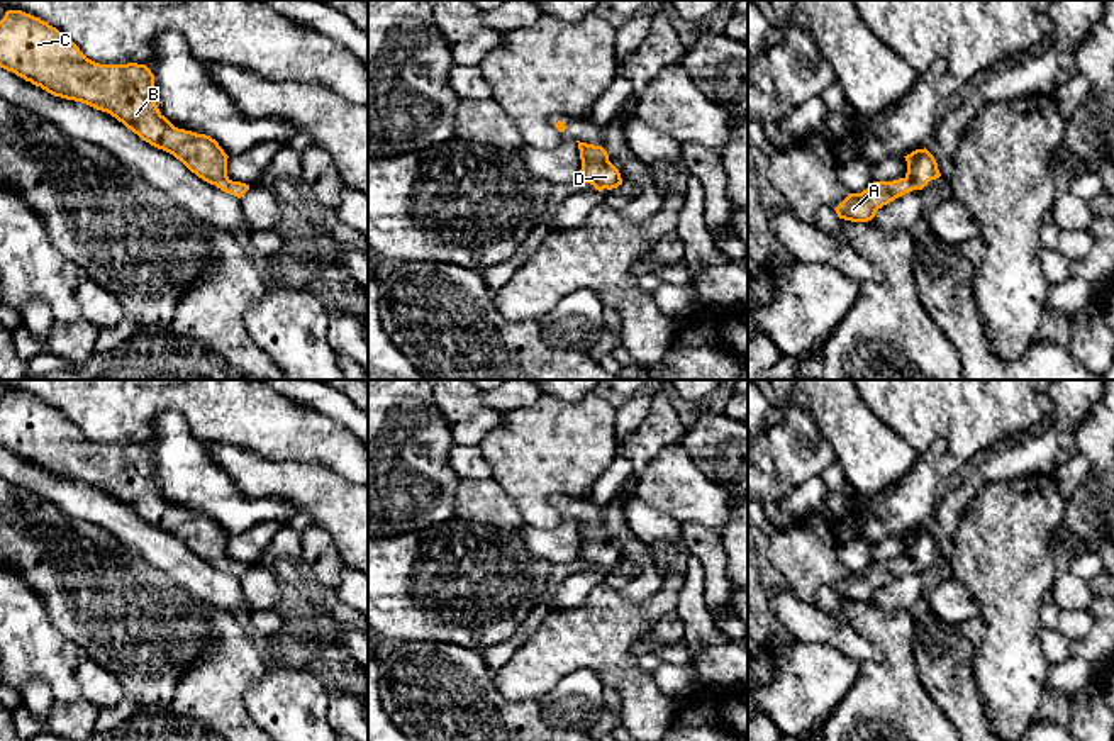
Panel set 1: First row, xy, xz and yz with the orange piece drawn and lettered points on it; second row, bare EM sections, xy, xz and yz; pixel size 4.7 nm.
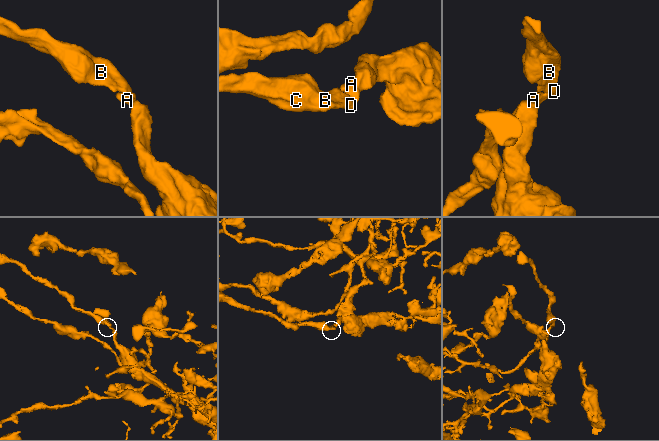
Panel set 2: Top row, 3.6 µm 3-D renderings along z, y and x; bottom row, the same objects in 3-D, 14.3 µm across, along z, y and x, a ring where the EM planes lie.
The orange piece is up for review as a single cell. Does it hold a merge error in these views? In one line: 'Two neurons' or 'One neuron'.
One neuron

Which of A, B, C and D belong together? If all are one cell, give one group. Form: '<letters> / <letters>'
A B C D

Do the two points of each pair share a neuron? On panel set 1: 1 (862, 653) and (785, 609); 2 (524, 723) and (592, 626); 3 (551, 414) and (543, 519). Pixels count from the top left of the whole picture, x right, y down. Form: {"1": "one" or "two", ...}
{"1": "one", "2": "two", "3": "one"}

